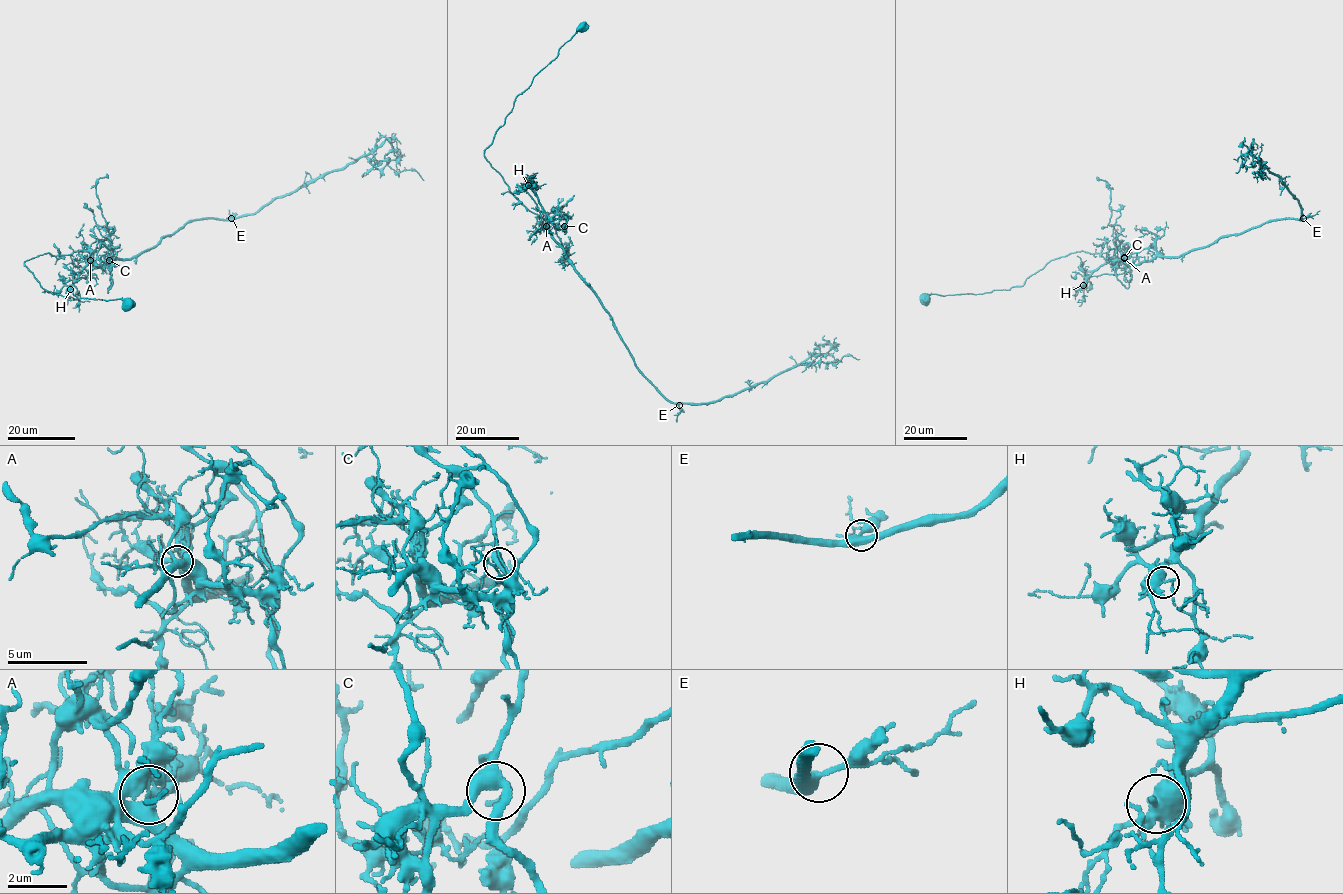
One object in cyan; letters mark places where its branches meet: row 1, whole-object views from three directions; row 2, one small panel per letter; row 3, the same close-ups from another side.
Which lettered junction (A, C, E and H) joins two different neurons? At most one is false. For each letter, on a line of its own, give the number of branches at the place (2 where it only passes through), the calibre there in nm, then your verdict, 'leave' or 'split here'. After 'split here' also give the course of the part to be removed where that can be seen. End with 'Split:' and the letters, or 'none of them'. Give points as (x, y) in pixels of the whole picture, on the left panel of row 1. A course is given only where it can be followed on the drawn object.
A: 2 branches meet; 440 nm thick; split here; foreign part runs (90, 260), (90, 251), (77, 250), (45, 253), (24, 265), (52, 294), (121, 299), (131, 308)
C: 3 branches meet; 400 nm thick; leave
E: 3 branches meet; 400 nm thick; leave
H: 2 branches meet; 480 nm thick; leave
Split: A

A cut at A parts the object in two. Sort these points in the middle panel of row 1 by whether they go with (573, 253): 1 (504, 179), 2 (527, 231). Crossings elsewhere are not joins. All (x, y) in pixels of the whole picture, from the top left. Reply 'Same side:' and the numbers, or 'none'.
Same side: none

